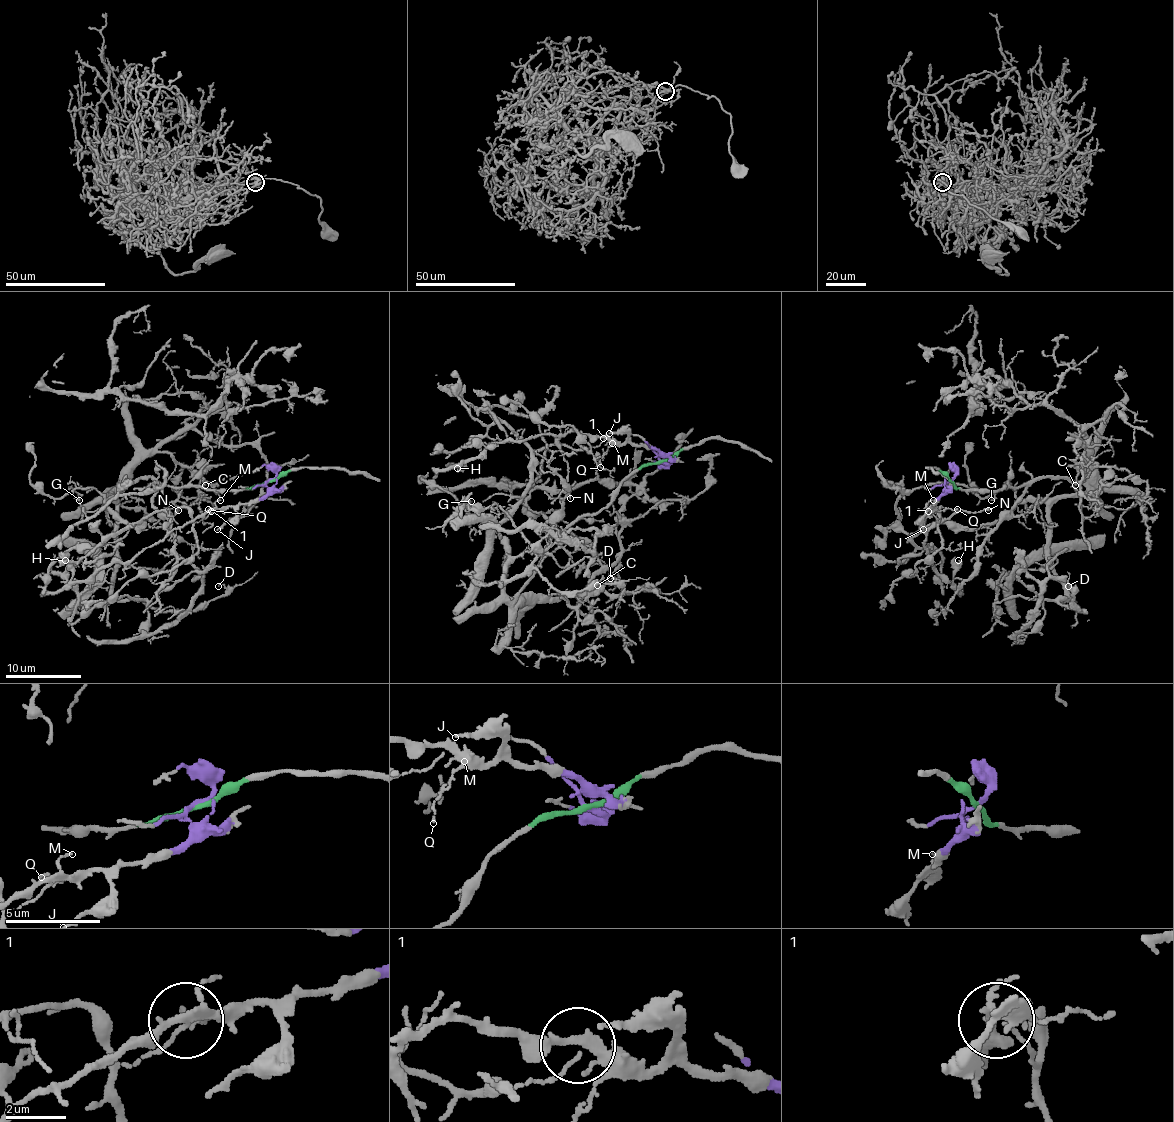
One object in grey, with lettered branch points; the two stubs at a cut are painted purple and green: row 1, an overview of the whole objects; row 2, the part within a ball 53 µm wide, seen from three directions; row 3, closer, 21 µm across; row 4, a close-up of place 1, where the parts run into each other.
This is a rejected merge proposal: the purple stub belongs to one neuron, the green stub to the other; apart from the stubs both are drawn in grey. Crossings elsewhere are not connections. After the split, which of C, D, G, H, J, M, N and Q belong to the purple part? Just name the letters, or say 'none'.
H, J, M, N, Q

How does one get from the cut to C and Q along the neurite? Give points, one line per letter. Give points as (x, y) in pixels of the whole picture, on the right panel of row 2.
C: (950, 480), (962, 490), (1024, 486), (1039, 477), (1081, 480), (1085, 452), (1096, 465), (1086, 465), (1075, 484)
Q: (950, 480), (933, 507), (937, 511), (958, 509)

